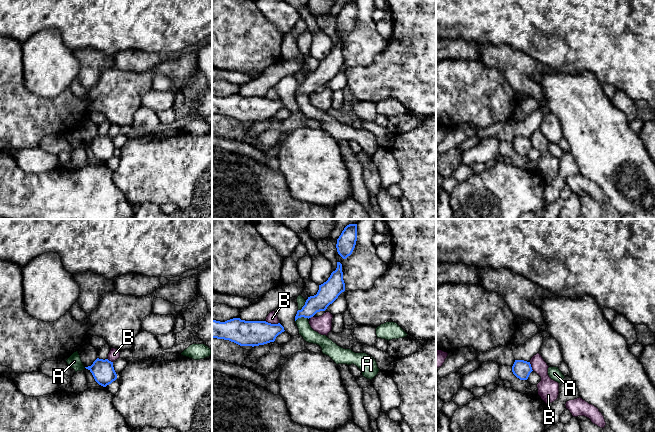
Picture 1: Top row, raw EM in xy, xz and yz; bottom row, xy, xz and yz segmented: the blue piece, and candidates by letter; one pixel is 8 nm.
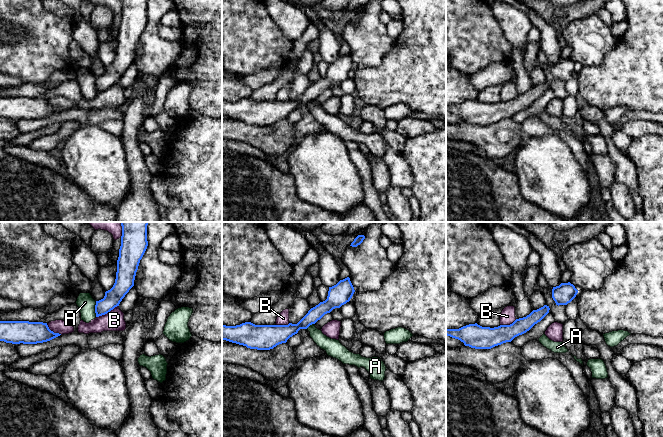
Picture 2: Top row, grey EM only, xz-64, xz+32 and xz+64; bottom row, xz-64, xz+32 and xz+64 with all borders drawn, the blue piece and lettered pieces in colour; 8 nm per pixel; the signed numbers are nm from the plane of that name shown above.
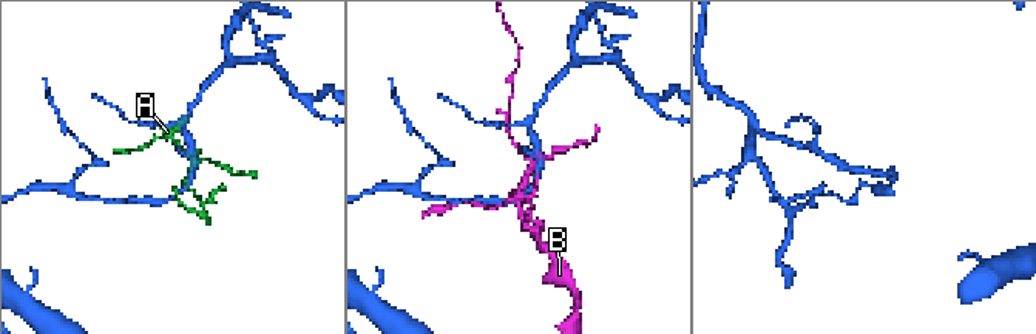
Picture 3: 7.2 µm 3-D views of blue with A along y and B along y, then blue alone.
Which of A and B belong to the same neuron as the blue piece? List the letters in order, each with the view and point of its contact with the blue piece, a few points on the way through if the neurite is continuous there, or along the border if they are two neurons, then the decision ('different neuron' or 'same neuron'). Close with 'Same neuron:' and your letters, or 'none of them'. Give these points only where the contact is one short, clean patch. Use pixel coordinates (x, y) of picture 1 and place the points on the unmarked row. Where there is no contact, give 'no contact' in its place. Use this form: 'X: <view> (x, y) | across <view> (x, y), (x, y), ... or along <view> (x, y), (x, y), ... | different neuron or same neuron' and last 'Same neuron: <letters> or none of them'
A: xz (301, 92) | along xz (308, 94), (301, 93), (295, 97) | different neuron
B: xz (272, 100) | different neuron
Same neuron: none of them

